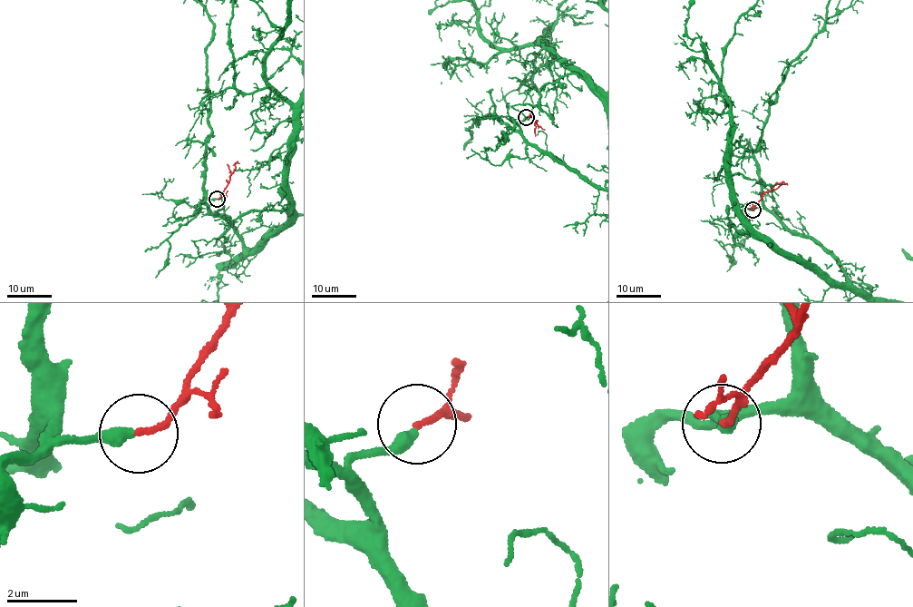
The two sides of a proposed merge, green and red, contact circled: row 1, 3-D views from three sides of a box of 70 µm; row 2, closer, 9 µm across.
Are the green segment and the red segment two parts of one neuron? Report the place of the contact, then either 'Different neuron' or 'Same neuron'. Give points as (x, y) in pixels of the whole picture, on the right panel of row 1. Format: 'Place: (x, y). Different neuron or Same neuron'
Place: (752, 210). Same neuron

